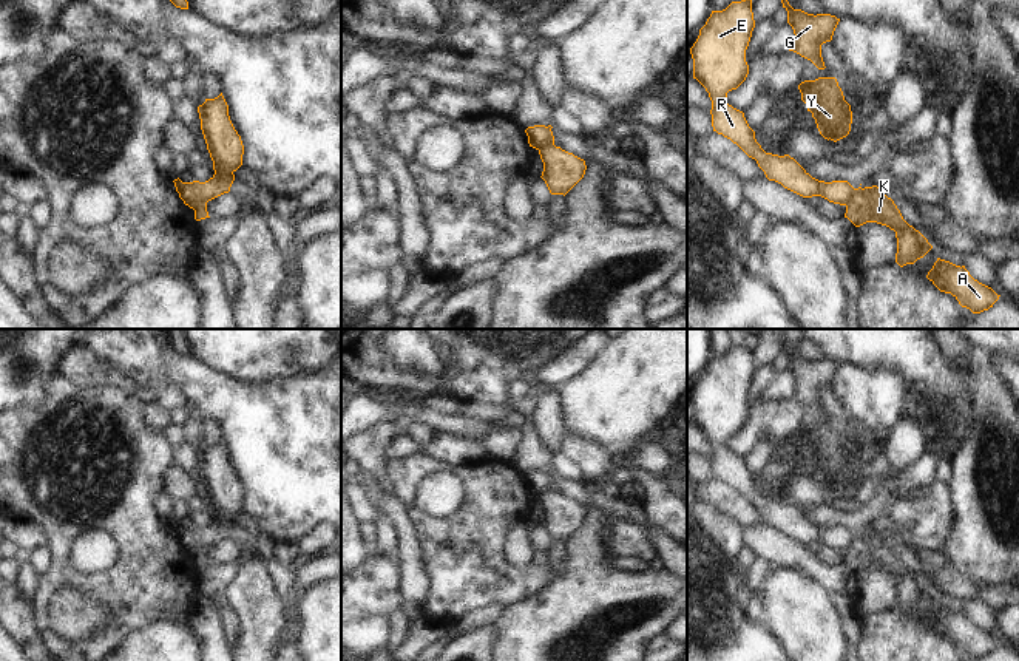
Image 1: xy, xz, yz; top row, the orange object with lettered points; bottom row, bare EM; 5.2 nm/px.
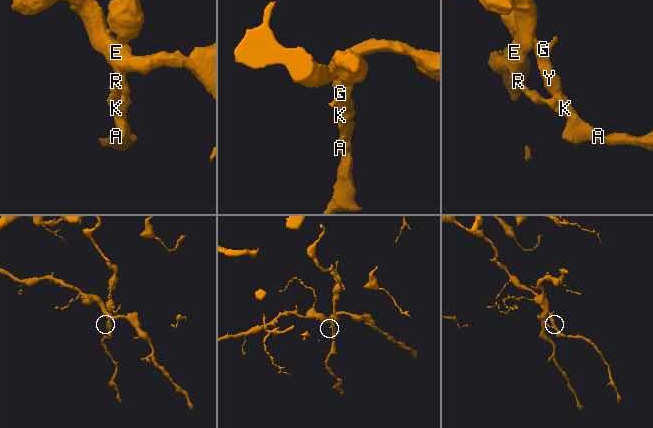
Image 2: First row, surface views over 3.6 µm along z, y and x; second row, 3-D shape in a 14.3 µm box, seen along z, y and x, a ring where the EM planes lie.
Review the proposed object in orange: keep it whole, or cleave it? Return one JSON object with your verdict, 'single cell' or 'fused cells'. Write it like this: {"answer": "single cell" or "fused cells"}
{"answer": "fused cells"}

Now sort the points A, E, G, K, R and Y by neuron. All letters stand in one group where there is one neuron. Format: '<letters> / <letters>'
A G K Y / E R

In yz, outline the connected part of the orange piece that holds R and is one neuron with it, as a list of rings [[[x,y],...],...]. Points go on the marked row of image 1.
[[[752,0],[732,2],[723,11],[712,11],[690,54],[693,79],[712,100],[712,127],[755,159],[769,181],[803,196],[821,196],[829,202],[846,205],[854,187],[848,181],[824,182],[812,178],[789,154],[766,153],[755,139],[744,113],[727,103],[727,93],[736,90],[749,74],[746,49],[755,28]]]

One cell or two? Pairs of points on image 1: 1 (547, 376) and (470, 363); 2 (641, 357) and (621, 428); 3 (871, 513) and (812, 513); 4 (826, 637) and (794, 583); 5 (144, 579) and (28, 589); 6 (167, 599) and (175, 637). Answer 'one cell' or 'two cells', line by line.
1: two cells
2: one cell
3: one cell
4: one cell
5: two cells
6: two cells

